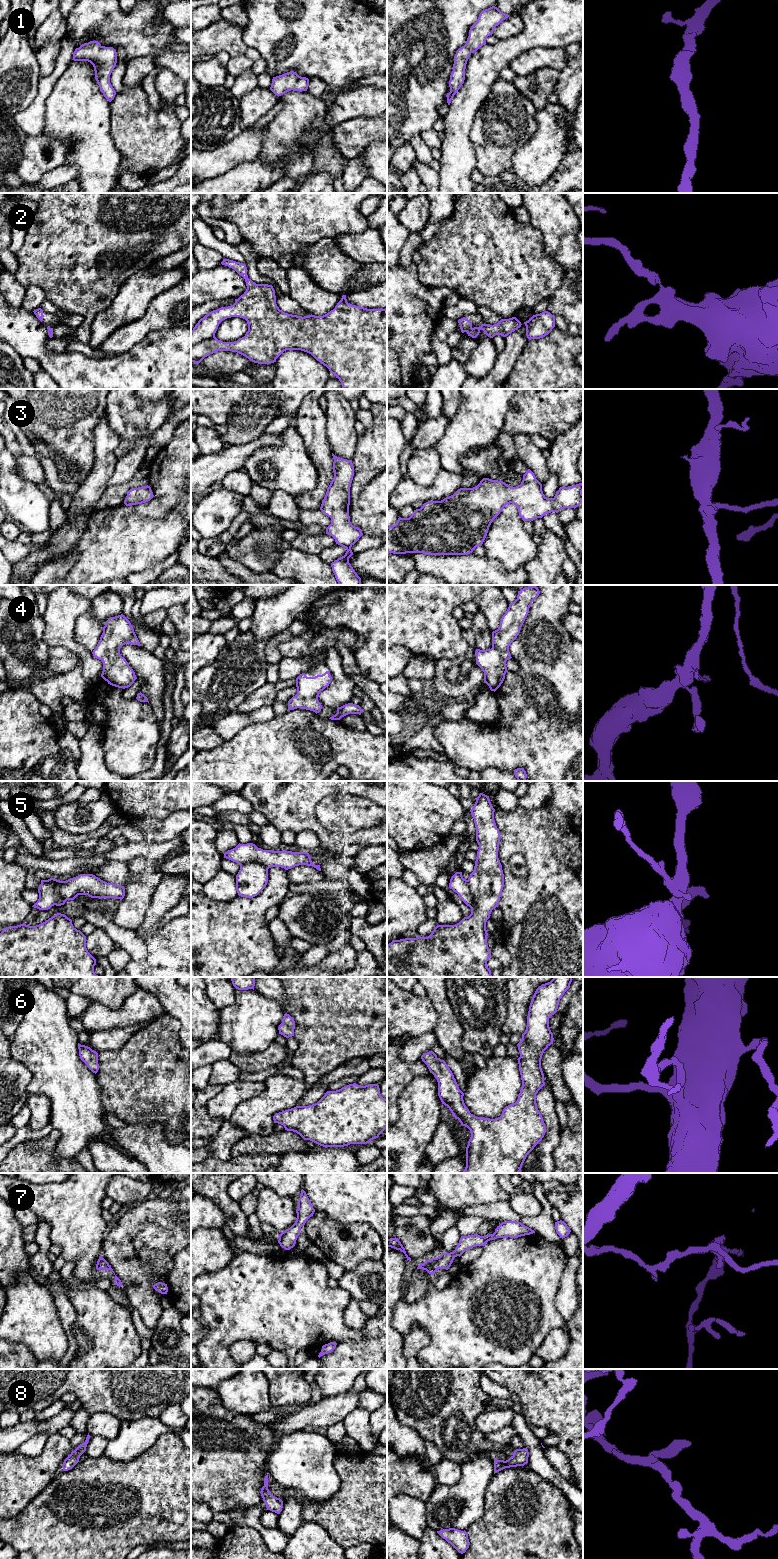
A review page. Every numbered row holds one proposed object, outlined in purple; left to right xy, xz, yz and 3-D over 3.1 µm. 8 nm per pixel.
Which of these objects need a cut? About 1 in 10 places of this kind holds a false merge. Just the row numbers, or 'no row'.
5

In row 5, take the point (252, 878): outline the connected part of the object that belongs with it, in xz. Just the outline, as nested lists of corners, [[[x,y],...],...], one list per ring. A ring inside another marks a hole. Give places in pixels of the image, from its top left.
[[[249,862],[240,866],[236,875],[236,890],[239,896],[253,898],[267,885],[268,869],[257,862]]]

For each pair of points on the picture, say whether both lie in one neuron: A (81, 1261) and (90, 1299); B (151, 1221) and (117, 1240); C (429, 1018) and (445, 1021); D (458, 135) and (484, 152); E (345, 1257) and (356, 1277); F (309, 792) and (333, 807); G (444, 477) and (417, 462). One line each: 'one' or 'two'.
A: two
B: one
C: two
D: two
E: two
F: two
G: two

